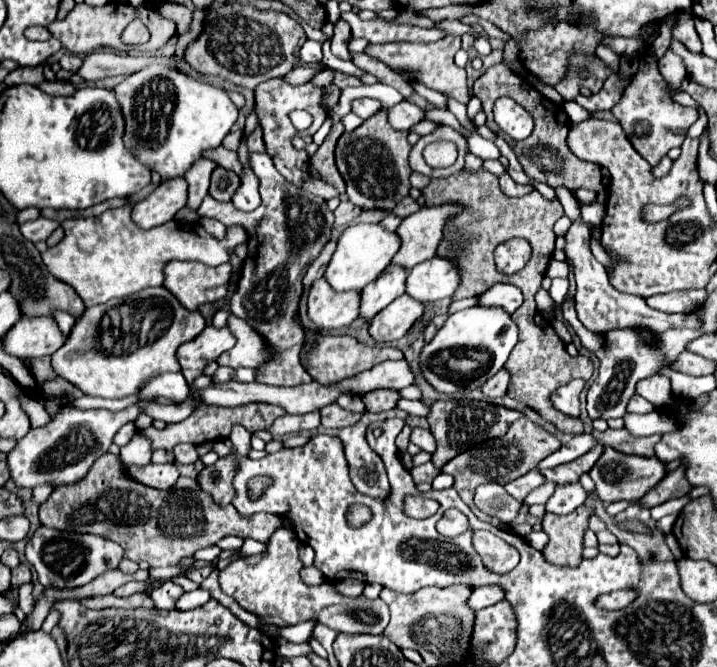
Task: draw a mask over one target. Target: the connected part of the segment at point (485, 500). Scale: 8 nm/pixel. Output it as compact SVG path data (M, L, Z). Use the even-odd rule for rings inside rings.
M482 484L476 494L474 494L474 504L476 508L480 508L484 514L488 516L494 516L498 518L500 522L504 524L510 524L512 518L518 514L520 510L520 502L514 500L506 490L504 486L500 484Z

